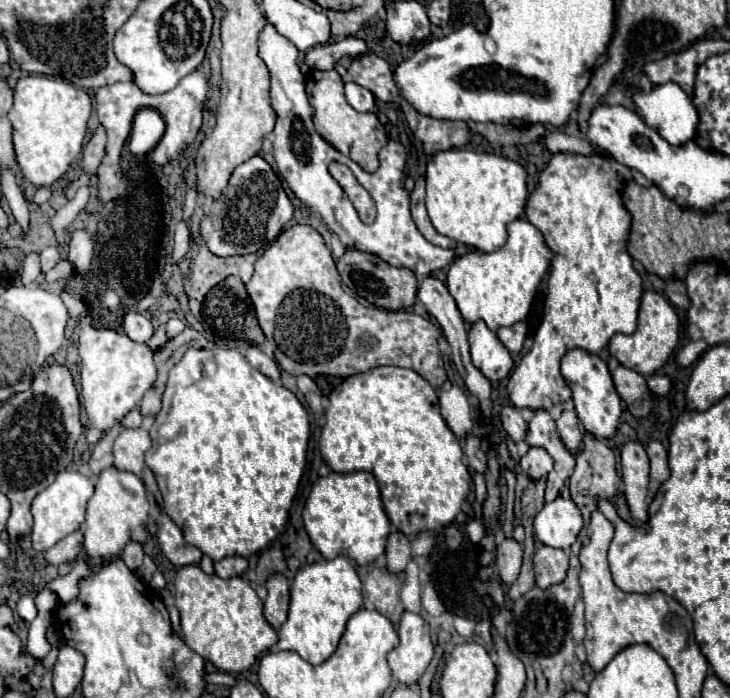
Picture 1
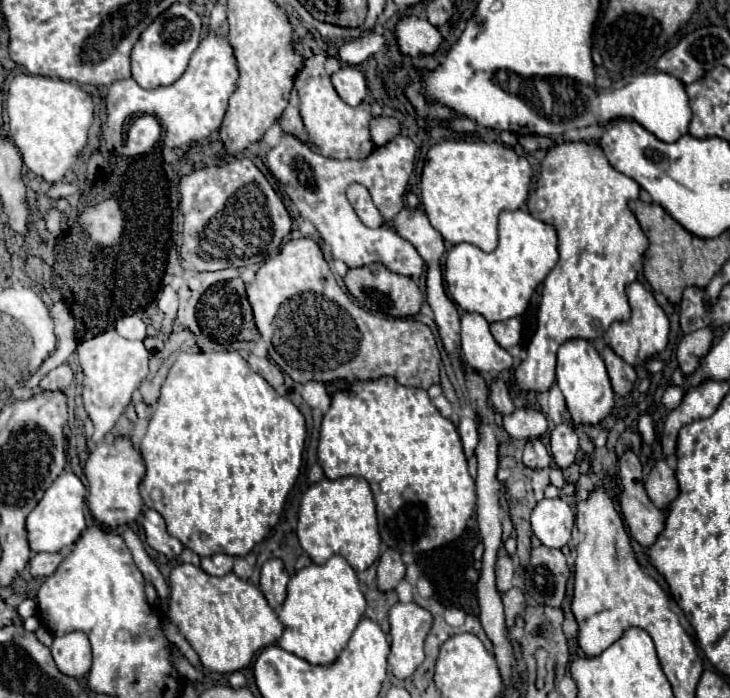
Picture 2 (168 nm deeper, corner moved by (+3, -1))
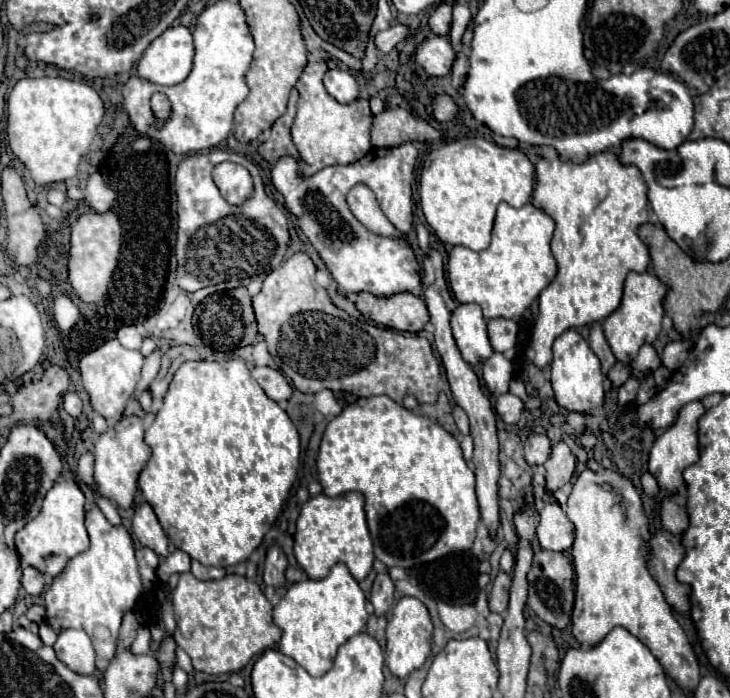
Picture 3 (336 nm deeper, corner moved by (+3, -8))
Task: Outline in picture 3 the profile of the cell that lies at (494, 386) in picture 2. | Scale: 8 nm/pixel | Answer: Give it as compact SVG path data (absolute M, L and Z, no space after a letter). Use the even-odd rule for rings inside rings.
M493 353L483 363L483 379L487 389L491 391L491 397L497 399L505 393L509 393L509 381L511 381L511 361L507 361L501 353Z

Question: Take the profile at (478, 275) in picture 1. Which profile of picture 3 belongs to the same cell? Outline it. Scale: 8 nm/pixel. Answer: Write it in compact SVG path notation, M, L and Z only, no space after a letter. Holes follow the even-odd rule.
M501 203L497 207L497 217L495 217L495 227L493 227L493 239L491 245L485 251L471 251L467 247L453 247L449 255L449 265L447 265L447 275L449 275L449 287L459 303L477 303L483 309L483 317L489 319L513 319L525 313L525 309L533 303L533 299L553 281L557 273L557 263L555 257L549 249L549 243L555 233L555 221L545 215L543 211L535 209L531 203L515 209L509 207L507 203Z

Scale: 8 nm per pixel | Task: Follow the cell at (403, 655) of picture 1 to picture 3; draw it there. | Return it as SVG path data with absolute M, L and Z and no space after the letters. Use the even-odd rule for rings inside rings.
M401 597L391 611L391 619L387 621L387 657L385 657L385 663L395 677L403 679L425 663L425 659L431 651L431 633L433 633L433 623L431 623L427 607L415 597Z

